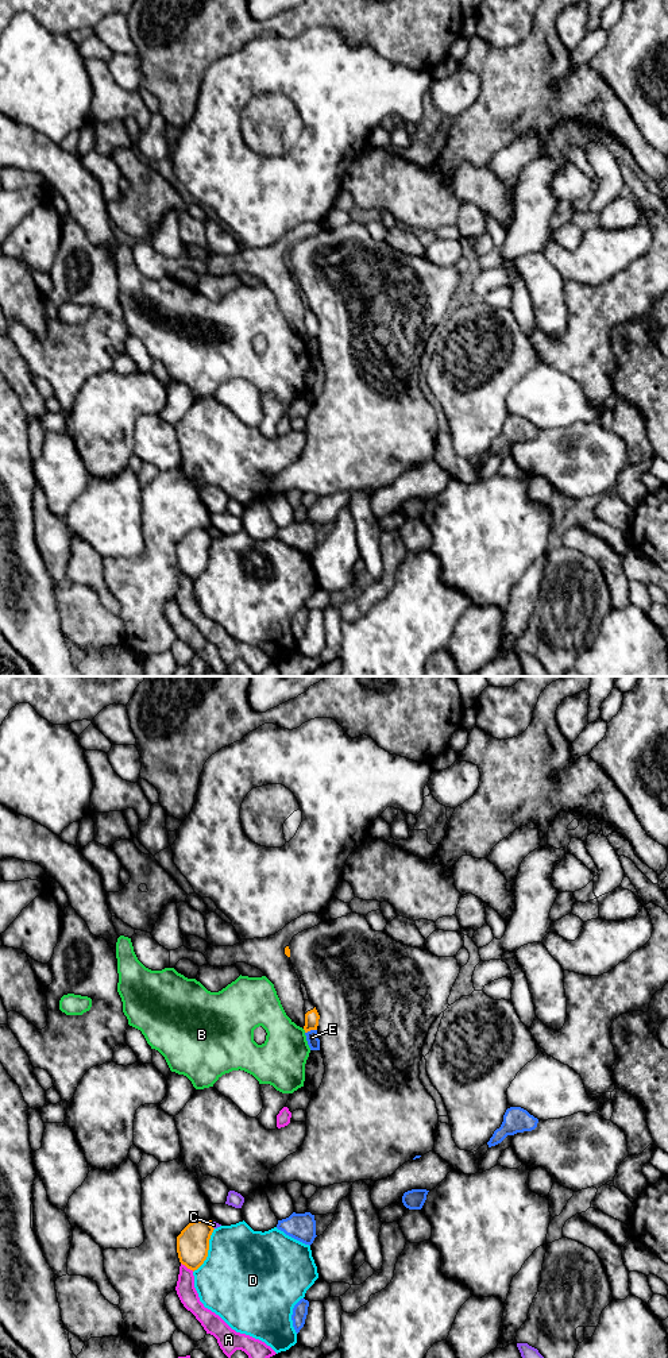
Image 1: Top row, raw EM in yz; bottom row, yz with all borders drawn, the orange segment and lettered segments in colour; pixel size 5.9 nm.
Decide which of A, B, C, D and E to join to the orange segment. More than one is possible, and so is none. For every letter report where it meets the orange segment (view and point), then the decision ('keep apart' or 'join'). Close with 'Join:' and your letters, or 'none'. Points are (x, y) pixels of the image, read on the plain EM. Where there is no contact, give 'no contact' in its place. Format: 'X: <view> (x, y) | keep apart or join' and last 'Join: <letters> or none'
A: yz (188, 577) | keep apart
B: yz (304, 338) | keep apart
C: yz (211, 535) | keep apart
D: yz (208, 558) | keep apart
E: yz (311, 338) | keep apart
Join: none

